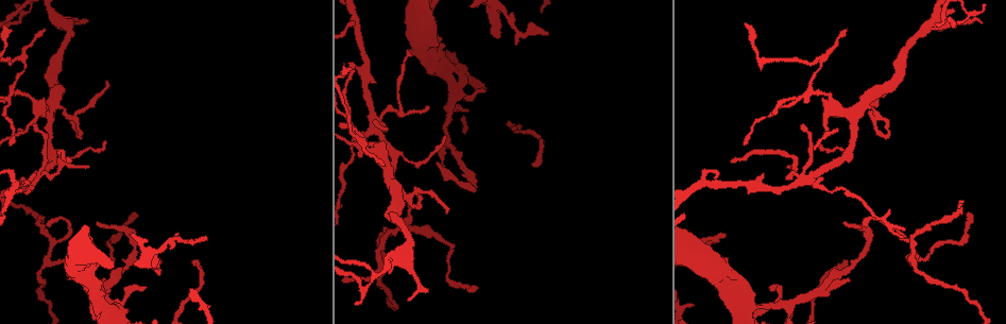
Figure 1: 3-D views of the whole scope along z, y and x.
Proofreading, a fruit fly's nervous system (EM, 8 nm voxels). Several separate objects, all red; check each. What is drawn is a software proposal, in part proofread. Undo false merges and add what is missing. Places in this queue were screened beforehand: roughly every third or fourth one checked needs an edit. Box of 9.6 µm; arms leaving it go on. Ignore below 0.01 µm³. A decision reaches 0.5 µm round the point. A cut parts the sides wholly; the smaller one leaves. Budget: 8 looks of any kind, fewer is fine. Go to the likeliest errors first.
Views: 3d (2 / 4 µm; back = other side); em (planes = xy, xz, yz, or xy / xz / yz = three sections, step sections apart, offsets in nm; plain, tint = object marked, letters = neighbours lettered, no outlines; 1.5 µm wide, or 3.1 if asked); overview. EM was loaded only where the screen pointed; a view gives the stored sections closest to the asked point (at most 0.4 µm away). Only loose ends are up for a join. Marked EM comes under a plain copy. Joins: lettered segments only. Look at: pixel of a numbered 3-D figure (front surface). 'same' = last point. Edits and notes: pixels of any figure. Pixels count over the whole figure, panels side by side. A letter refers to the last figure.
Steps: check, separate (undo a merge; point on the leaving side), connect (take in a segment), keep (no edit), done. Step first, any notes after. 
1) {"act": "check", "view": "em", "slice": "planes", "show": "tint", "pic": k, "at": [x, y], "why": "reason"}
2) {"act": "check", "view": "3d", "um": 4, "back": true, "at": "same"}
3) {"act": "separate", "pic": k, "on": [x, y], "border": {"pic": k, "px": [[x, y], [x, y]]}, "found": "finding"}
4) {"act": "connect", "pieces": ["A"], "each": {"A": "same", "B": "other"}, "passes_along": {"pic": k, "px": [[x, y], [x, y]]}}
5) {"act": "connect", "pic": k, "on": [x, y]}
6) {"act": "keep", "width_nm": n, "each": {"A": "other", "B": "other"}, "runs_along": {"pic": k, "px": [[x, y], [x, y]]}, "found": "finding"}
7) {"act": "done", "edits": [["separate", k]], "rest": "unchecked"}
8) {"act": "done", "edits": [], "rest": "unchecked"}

{"act": "check", "view": "em", "slice": "yz", "step": 4, "show": "tint", "pic": 1, "at": [500, 35]}

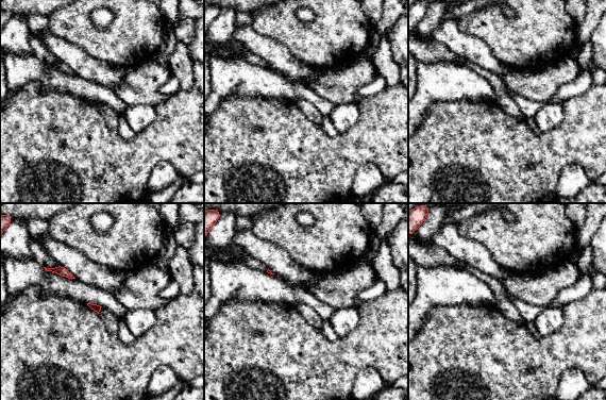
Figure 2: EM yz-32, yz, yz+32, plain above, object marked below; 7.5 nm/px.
{"act": "check", "view": "em", "slice": "planes", "show": "letters", "at": "same"}

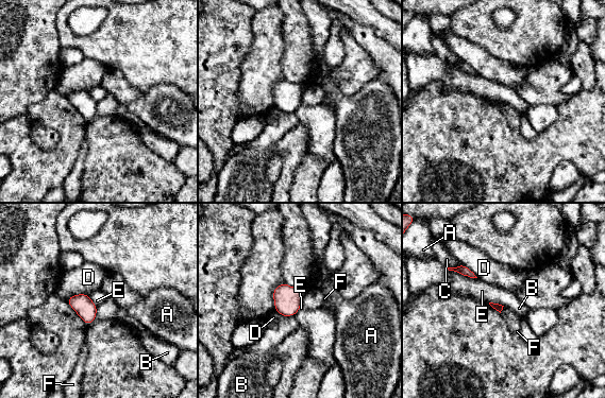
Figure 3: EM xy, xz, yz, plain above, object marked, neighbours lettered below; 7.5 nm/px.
{"act": "keep", "each": {"A": "other", "B": "other", "C": "other", "D": "other", "E": "other", "F": "other"}, "border": {"pic": 3, "px": [[444, 266], [466, 276], [476, 278]]}, "found": "no lettered segment goes on from it"}

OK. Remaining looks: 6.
{"act": "check", "view": "3d", "um": 2, "pic": 1, "at": [473, 286], "why": "end of a long branch"}

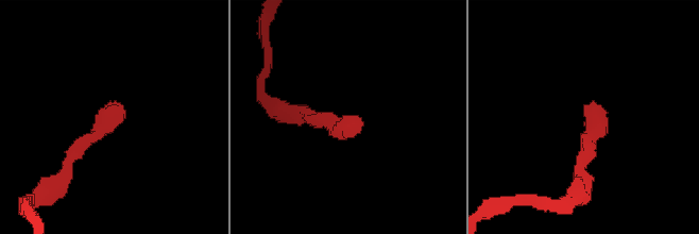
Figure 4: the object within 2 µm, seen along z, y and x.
{"act": "check", "view": "em", "slice": "planes", "show": "letters", "pic": 4, "at": [112, 104]}

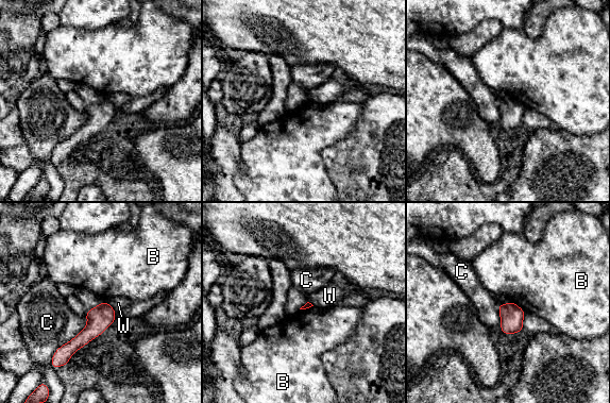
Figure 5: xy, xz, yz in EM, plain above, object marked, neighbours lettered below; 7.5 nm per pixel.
{"act": "keep", "each": {"B": "other", "C": "other", "W": "other"}, "border": {"pic": 5, "px": [[509, 300], [525, 313]]}, "found": "none of them fits"}

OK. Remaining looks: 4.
{"act": "check", "view": "em", "slice": "planes", "show": "letters", "pic": 1, "at": [809, 179], "why": "sudden change in width"}

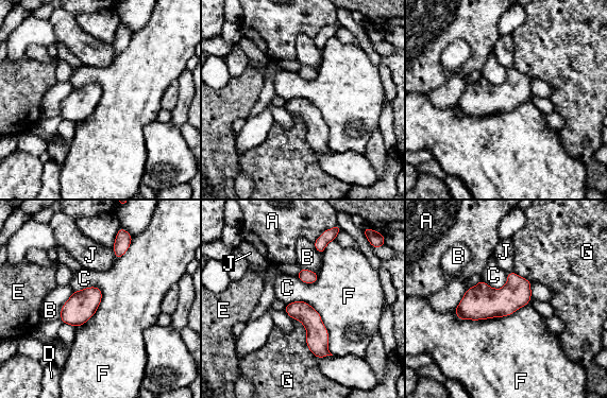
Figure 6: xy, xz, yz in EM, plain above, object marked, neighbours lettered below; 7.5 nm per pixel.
{"act": "keep", "longest_contact_nm": ["F", 600], "each": {"A": "other", "B": "other", "C": "other", "D": "other", "E": "other", "F": "other", "G": "other", "J": "other"}, "border": {"pic": 6, "px": [[507, 274], [501, 288], [482, 278]]}, "found": "one neuron here"}

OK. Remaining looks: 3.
{"act": "done", "edits": [], "rest": "unchecked"}

